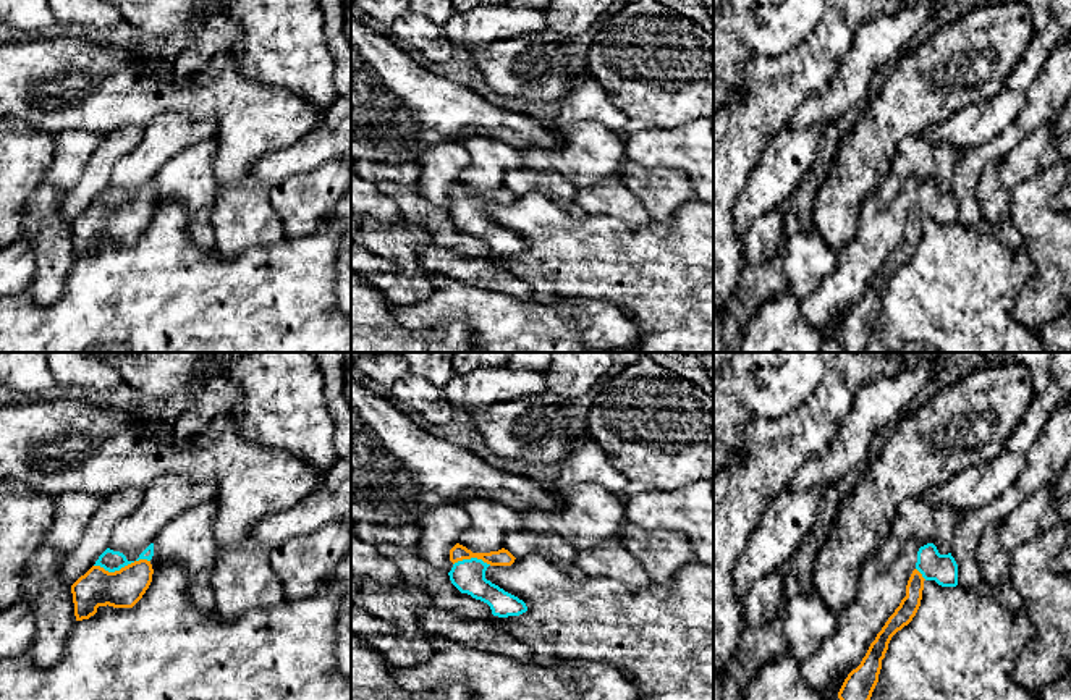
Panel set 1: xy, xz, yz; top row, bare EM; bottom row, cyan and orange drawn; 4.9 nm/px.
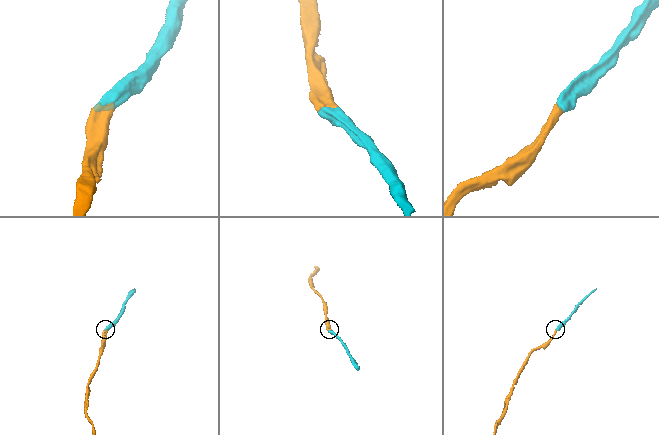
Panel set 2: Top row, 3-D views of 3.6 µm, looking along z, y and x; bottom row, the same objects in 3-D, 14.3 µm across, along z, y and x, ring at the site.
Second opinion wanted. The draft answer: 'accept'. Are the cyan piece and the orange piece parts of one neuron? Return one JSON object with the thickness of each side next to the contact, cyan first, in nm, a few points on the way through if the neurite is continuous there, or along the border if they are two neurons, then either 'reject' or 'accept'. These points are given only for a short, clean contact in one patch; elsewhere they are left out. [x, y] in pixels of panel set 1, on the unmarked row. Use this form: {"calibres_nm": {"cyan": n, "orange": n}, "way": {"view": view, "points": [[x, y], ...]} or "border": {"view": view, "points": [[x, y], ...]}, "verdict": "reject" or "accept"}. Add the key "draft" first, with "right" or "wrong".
{"draft": "right", "calibres_nm": {"cyan": 100, "orange": 190}, "way": {"view": "xy", "points": [[109, 198], [122, 204], [97, 225]]}, "verdict": "accept"}

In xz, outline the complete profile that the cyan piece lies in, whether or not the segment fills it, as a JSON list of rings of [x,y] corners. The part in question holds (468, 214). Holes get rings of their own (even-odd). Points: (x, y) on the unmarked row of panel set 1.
[[[456,181],[450,188],[453,205],[448,213],[461,231],[487,241],[493,254],[519,254],[527,249],[526,241],[485,217],[489,204],[511,204],[514,197],[516,196],[505,186],[490,191],[472,191]]]

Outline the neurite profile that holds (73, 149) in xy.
[[[81,131],[58,133],[52,163],[45,170],[40,184],[53,186],[63,192],[70,191],[104,139],[105,136]]]

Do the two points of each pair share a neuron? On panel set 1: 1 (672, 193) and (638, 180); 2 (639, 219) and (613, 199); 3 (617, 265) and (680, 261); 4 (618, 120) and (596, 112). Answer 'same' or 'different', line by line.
1: same
2: same
3: same
4: same

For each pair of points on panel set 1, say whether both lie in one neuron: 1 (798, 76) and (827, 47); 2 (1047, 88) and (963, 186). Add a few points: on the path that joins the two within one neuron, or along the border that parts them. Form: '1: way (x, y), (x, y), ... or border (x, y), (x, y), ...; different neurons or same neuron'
1: way (804, 70), (821, 54); same neuron
2: way (1034, 113), (1002, 146), (990, 151), (981, 160); same neuron

